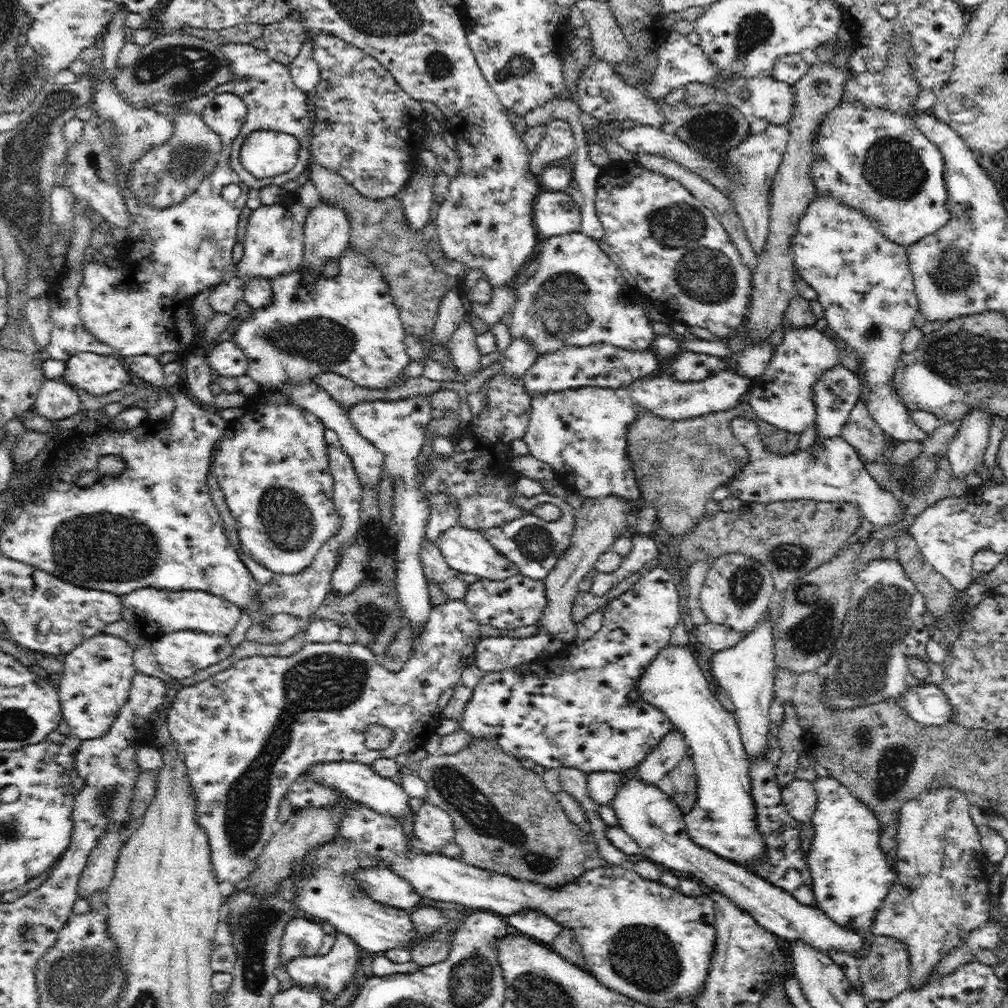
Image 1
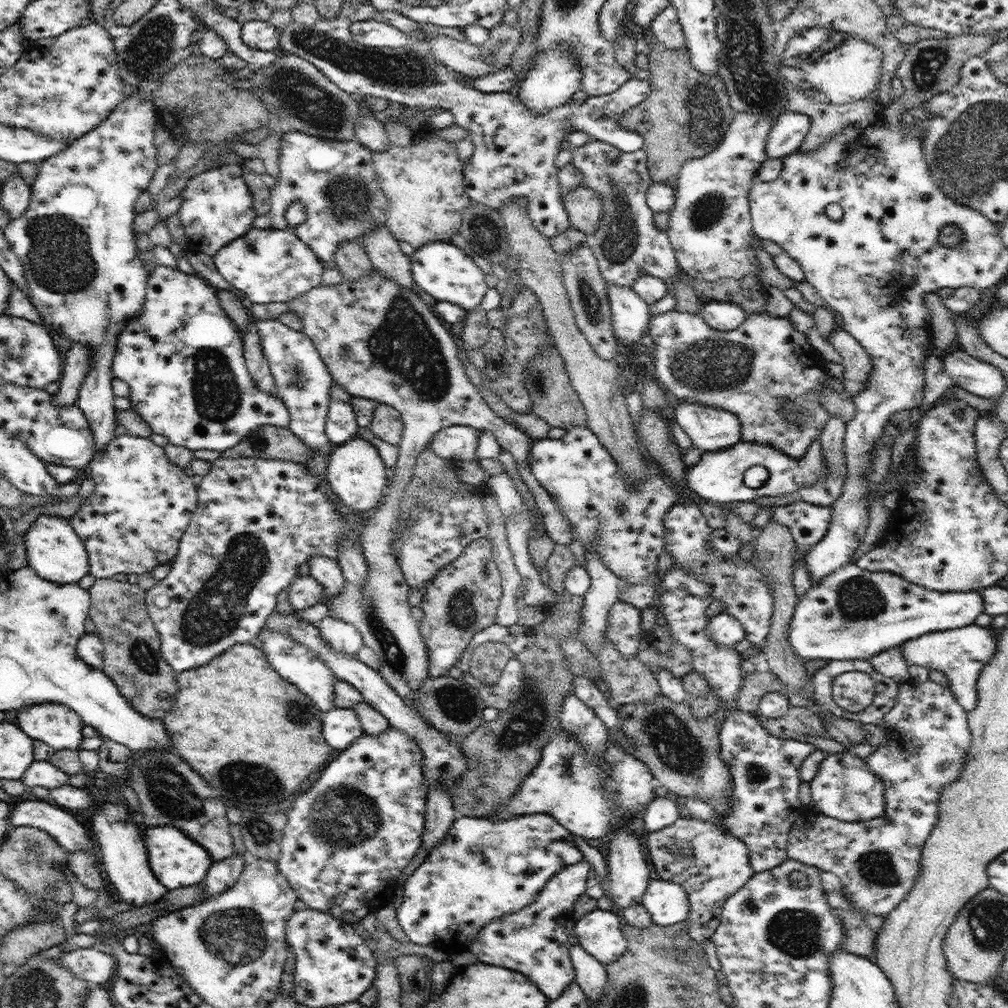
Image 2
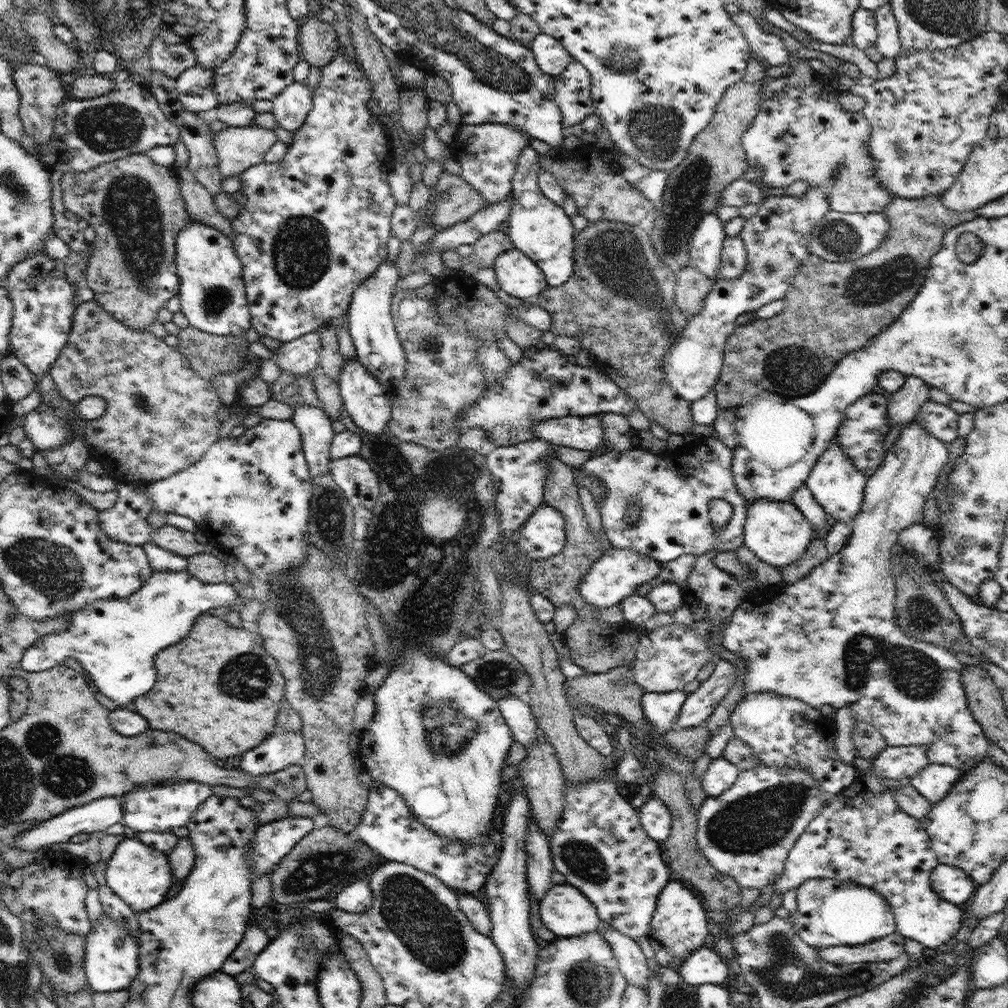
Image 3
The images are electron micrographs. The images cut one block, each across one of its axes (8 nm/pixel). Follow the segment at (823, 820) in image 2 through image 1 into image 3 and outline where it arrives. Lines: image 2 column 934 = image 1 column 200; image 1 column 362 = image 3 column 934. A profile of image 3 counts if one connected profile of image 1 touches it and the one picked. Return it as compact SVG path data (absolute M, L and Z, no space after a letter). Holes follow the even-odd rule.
M914 420L906 424L900 432L898 440L887 450L884 462L880 465L880 468L875 470L873 475L867 477L863 503L860 512L854 517L852 522L853 531L846 546L840 552L837 552L836 555L829 555L821 565L812 569L812 572L806 578L802 578L802 580L798 580L791 585L782 585L780 592L768 594L768 592L760 589L745 598L731 614L719 642L722 642L724 648L745 660L747 669L743 682L743 697L751 692L775 692L780 696L797 698L818 709L822 708L824 704L837 709L842 708L842 706L851 706L860 720L870 723L882 733L888 745L922 745L926 748L929 762L950 765L964 772L970 771L970 768L988 758L986 752L988 752L988 746L991 744L988 737L984 734L982 727L974 720L968 706L967 695L961 681L961 672L964 664L960 663L956 654L946 650L941 645L912 638L901 629L895 613L896 588L894 576L890 570L890 557L892 556L890 550L898 542L899 534L905 528L919 523L919 516L923 514L924 503L929 498L930 493L933 492L939 475L947 470L950 465L948 455L946 444L938 441L936 437L932 437L919 422Z

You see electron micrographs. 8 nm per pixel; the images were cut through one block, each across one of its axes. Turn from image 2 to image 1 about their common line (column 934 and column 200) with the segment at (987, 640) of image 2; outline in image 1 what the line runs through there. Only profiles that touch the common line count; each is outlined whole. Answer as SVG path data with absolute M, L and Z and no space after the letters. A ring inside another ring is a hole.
M186 629L157 636L152 641L151 650L162 671L175 679L188 678L198 670L208 668L208 666L231 656L234 648L228 643L226 637L226 635Z

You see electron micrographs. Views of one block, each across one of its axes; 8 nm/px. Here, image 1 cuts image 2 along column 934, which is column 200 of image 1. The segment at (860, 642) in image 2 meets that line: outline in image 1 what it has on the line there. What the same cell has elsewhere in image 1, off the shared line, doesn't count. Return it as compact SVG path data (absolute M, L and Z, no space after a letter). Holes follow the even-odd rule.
M138 588L122 597L122 619L134 625L142 637L156 638L181 630L228 635L240 620L241 608L222 596L203 590Z

